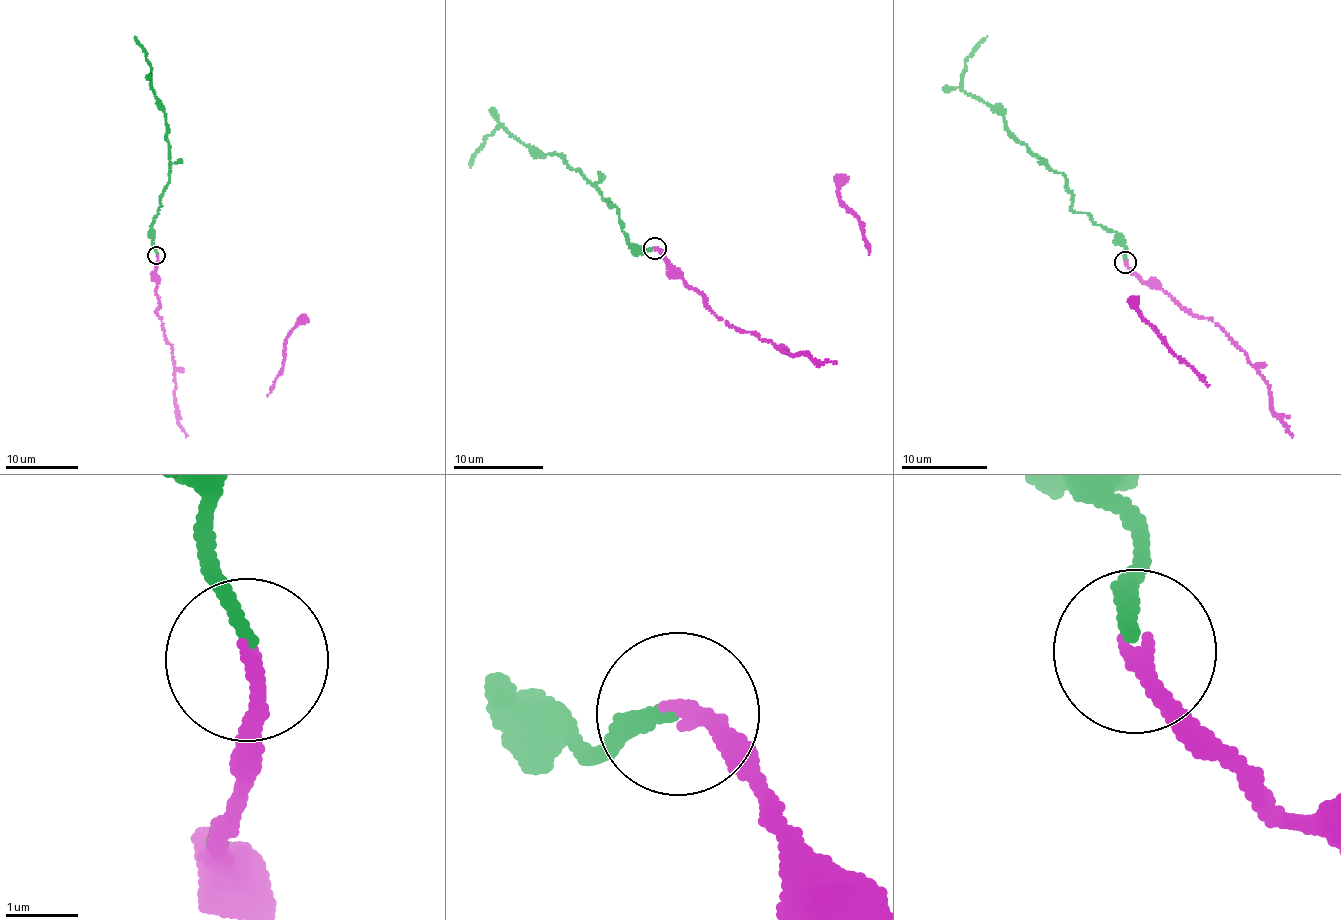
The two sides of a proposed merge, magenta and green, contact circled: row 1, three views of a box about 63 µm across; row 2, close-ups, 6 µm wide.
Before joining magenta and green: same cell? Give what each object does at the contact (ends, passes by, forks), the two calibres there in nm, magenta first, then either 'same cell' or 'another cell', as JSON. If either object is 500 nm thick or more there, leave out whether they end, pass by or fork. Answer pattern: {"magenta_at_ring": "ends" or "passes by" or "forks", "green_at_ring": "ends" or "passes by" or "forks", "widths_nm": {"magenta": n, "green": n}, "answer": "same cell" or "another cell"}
{"magenta_at_ring": "ends", "green_at_ring": "ends", "widths_nm": {"magenta": 240, "green": 180}, "answer": "same cell"}

